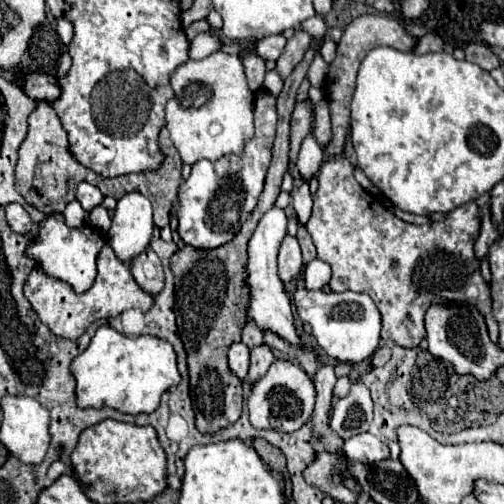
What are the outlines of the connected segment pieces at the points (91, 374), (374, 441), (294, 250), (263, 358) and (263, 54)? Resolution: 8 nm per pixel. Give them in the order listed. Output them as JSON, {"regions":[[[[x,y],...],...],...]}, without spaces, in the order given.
{"regions":[[[[99,327],[87,351],[73,359],[71,371],[77,379],[79,407],[113,407],[121,413],[153,413],[159,407],[161,395],[181,381],[177,355],[169,341],[141,335],[125,337],[111,327]]],[[[359,433],[357,437],[347,439],[343,443],[343,451],[349,459],[363,463],[375,463],[389,457],[389,447],[371,433]]],[[[285,235],[279,247],[279,277],[283,283],[293,283],[303,267],[299,241],[293,235]]],[[[265,343],[253,347],[251,349],[251,365],[249,365],[249,373],[247,373],[245,381],[255,383],[259,377],[263,377],[267,373],[267,369],[271,367],[273,361],[275,361],[275,357],[273,357],[271,347],[267,347]]],[[[269,35],[269,37],[261,39],[261,41],[257,41],[255,49],[257,49],[257,55],[261,59],[265,59],[265,61],[277,61],[279,55],[283,53],[285,45],[287,45],[287,39],[283,35]]]]}

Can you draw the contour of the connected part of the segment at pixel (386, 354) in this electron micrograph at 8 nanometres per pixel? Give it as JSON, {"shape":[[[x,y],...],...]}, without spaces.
{"shape":[[[383,345],[383,347],[379,347],[379,349],[375,351],[375,355],[371,357],[371,363],[373,363],[375,367],[379,367],[379,365],[385,365],[389,359],[391,359],[391,349],[389,349],[389,345]]]}

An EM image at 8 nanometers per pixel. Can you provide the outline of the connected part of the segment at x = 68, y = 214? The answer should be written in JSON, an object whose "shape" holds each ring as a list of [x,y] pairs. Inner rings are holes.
{"shape":[[[71,201],[65,211],[63,211],[63,217],[67,221],[69,227],[81,227],[81,223],[85,223],[89,219],[89,213],[83,211],[81,203],[79,201]]]}

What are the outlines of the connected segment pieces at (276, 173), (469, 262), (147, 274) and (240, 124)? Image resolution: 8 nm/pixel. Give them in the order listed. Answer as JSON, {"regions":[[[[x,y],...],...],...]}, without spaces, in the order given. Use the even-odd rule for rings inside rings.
{"regions":[[[[313,41],[311,49],[303,57],[303,61],[293,69],[293,73],[285,79],[283,91],[277,95],[277,137],[273,145],[273,161],[269,167],[269,175],[265,181],[265,189],[259,197],[257,207],[251,211],[245,225],[239,229],[239,235],[229,243],[199,251],[191,245],[179,249],[169,265],[175,277],[175,315],[177,315],[177,329],[187,349],[187,363],[189,363],[189,377],[191,377],[191,399],[197,413],[197,429],[201,433],[215,433],[241,417],[243,405],[243,391],[239,377],[227,365],[227,349],[231,343],[241,341],[241,329],[247,317],[247,303],[249,303],[249,287],[247,287],[247,241],[251,239],[259,219],[267,209],[275,205],[275,199],[281,191],[281,181],[289,165],[289,127],[291,127],[291,113],[295,107],[295,97],[301,81],[307,75],[315,53],[317,41]]],[[[342,156],[328,158],[317,173],[318,187],[313,195],[313,213],[307,231],[317,247],[317,257],[331,265],[331,291],[359,291],[373,297],[381,315],[385,341],[415,349],[425,339],[425,311],[435,303],[475,305],[487,319],[491,341],[497,343],[499,325],[491,317],[489,285],[481,277],[473,243],[479,237],[479,207],[475,201],[447,213],[445,221],[413,225],[387,211],[353,177],[353,166]],[[447,253],[459,259],[459,267],[421,267],[425,259]]],[[[151,247],[133,257],[129,265],[131,265],[131,275],[147,293],[157,295],[163,289],[163,267],[157,253]]],[[[215,51],[205,59],[199,59],[199,61],[189,59],[187,63],[179,65],[169,79],[171,79],[175,97],[169,99],[165,107],[167,129],[171,133],[171,141],[179,151],[183,163],[193,165],[201,159],[217,161],[229,153],[241,153],[245,141],[251,139],[253,135],[253,101],[255,101],[255,93],[249,89],[243,73],[241,59],[223,51]]]]}

